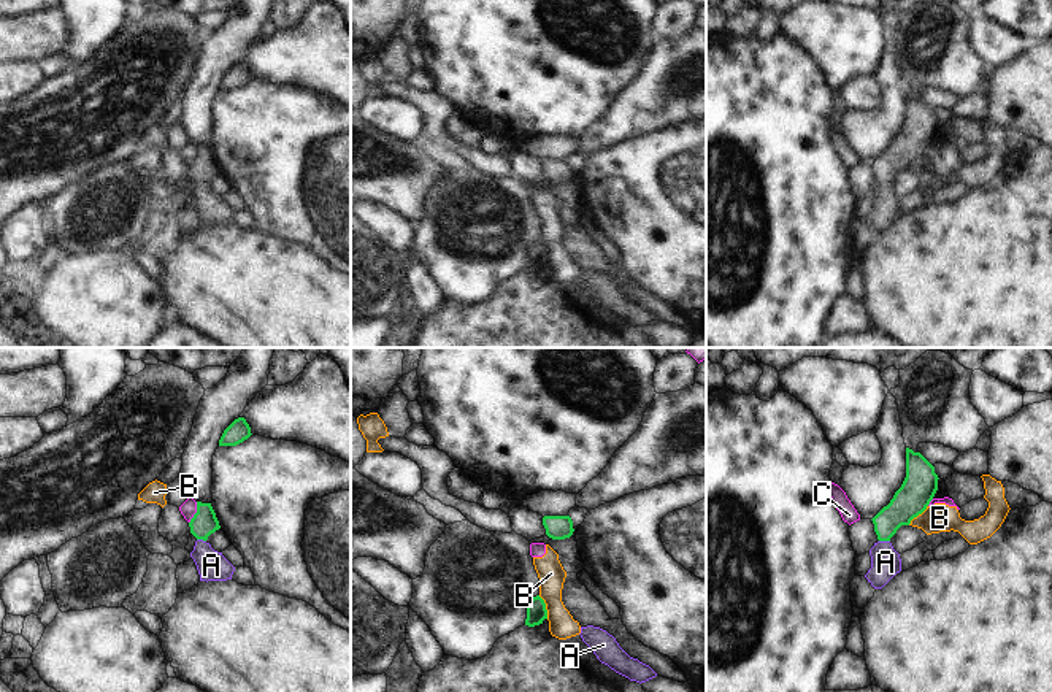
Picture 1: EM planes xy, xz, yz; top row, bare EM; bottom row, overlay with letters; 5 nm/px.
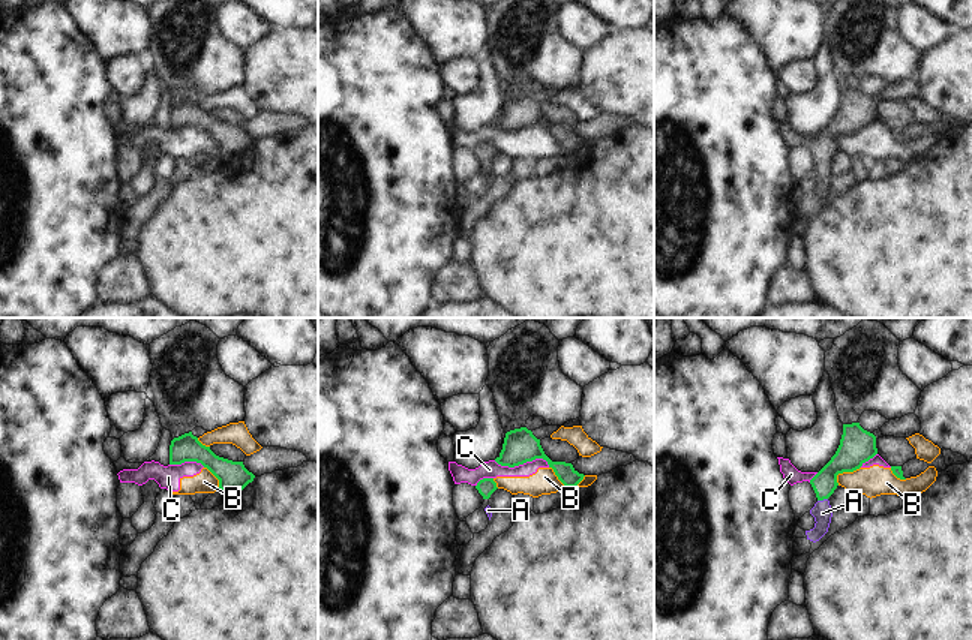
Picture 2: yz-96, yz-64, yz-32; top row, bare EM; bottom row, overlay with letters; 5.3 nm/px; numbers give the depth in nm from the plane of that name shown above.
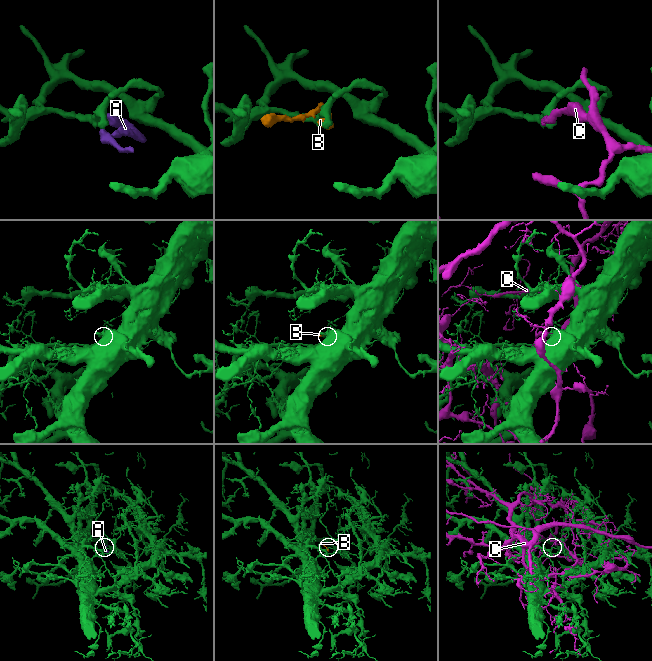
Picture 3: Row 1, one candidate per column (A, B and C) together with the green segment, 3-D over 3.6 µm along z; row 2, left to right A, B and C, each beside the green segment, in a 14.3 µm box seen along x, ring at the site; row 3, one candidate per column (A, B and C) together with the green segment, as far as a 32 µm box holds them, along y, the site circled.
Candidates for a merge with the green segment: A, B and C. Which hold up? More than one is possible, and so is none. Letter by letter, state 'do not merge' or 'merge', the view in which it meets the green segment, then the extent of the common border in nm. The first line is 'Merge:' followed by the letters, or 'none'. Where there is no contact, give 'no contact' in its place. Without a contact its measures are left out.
Merge: A
A: merge | yz | 60 nm
B: do not merge | xz | 130 nm
C: do not merge | xy | 120 nm

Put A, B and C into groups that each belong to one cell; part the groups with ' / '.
A / B C

